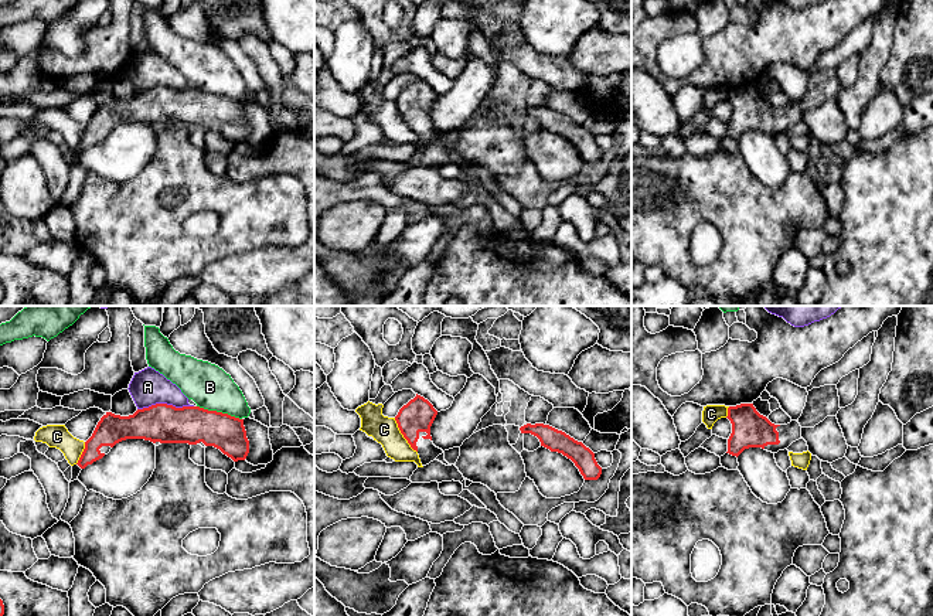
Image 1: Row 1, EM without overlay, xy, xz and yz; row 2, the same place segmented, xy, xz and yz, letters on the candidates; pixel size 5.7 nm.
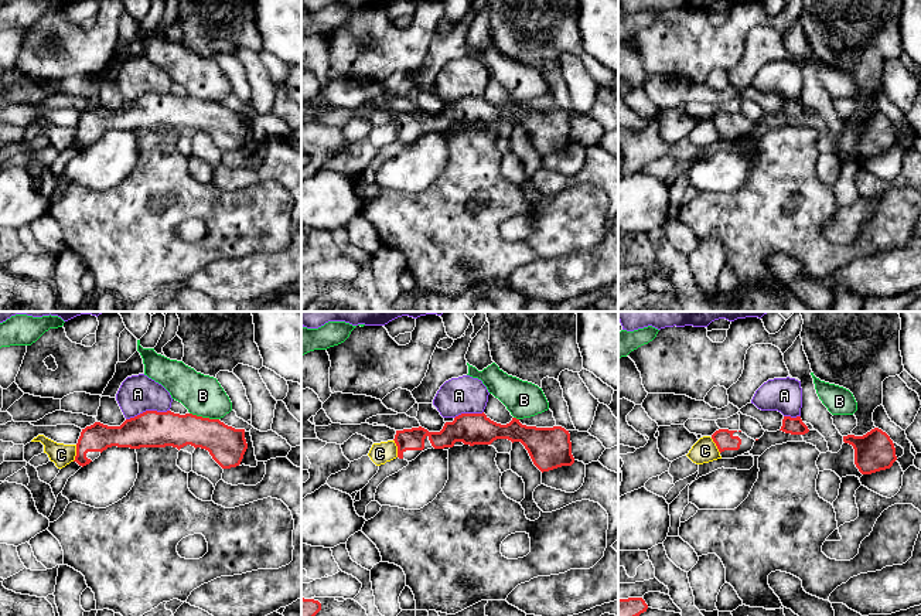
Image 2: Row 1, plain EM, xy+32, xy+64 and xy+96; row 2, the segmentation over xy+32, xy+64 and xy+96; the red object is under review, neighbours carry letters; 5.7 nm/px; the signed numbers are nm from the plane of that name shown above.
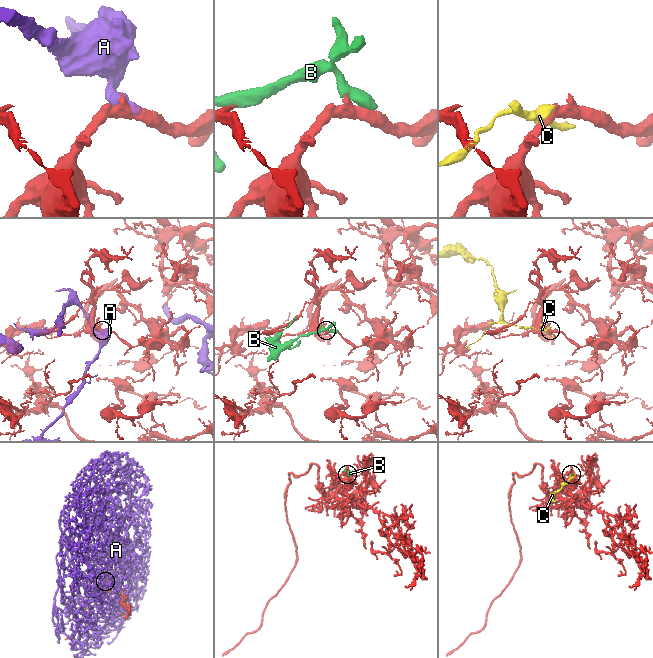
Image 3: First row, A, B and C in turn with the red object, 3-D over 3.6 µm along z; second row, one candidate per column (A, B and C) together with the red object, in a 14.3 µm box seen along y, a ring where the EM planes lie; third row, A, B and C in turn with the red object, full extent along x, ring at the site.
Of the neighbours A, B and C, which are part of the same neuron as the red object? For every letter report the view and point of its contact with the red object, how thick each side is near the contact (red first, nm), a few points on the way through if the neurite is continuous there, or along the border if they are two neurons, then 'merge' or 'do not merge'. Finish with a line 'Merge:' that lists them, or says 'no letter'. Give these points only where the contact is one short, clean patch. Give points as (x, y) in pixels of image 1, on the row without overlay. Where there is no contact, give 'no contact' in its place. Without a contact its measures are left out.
A: meets red in xy at (164, 87); 220 nm thick on the red side, 200 nm on the other; do not merge
B: meets red in xy at (220, 95); 220 nm thick on the red side, 240 nm on the other; border along xy (197, 88), (205, 92), (227, 95), (241, 102); do not merge
C: meets red in xz at (402, 116); 190 nm thick on the red side, 150 nm on the other; do not merge
Merge: no letter

